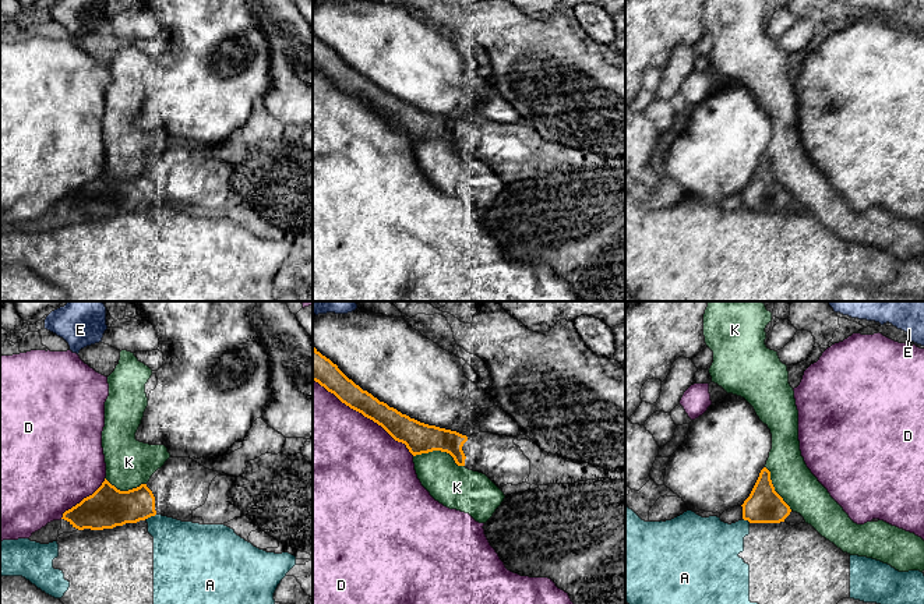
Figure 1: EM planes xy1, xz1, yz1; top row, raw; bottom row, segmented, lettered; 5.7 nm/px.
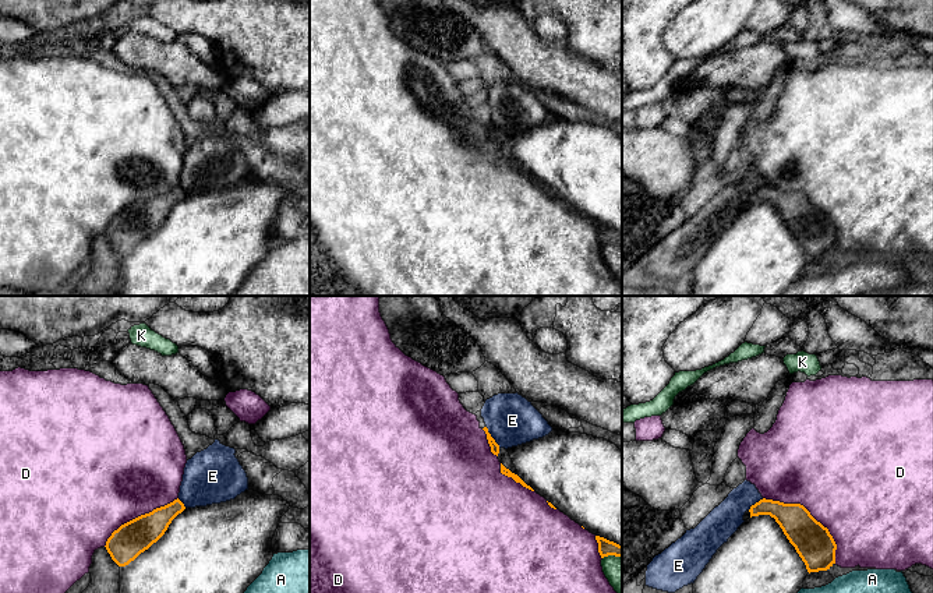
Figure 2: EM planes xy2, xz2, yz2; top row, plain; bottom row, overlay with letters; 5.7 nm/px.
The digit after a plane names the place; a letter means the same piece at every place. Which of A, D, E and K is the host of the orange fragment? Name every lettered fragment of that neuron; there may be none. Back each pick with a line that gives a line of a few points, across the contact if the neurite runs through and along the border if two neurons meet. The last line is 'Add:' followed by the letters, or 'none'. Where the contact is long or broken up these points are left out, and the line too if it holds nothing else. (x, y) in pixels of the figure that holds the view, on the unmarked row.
Add: none

